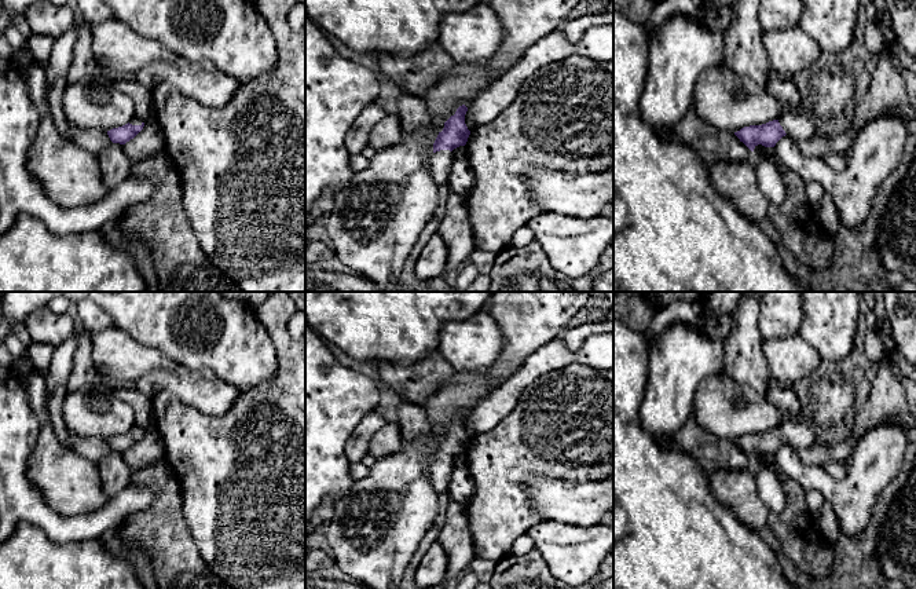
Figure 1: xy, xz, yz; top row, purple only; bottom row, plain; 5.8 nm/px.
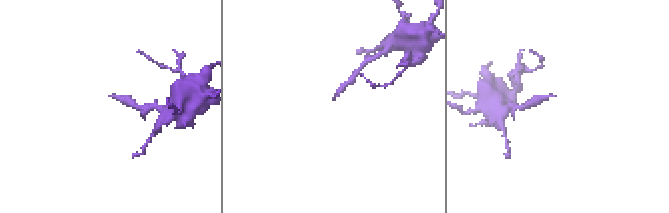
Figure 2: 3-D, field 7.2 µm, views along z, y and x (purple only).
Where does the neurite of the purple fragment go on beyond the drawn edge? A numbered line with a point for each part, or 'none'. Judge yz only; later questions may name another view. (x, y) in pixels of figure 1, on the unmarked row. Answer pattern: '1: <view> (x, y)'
1: yz (798, 434)

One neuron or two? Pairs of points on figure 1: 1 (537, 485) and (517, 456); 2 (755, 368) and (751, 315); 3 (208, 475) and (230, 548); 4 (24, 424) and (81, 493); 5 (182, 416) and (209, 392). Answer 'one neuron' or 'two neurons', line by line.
1: two neurons
2: one neuron
3: one neuron
4: two neurons
5: two neurons

